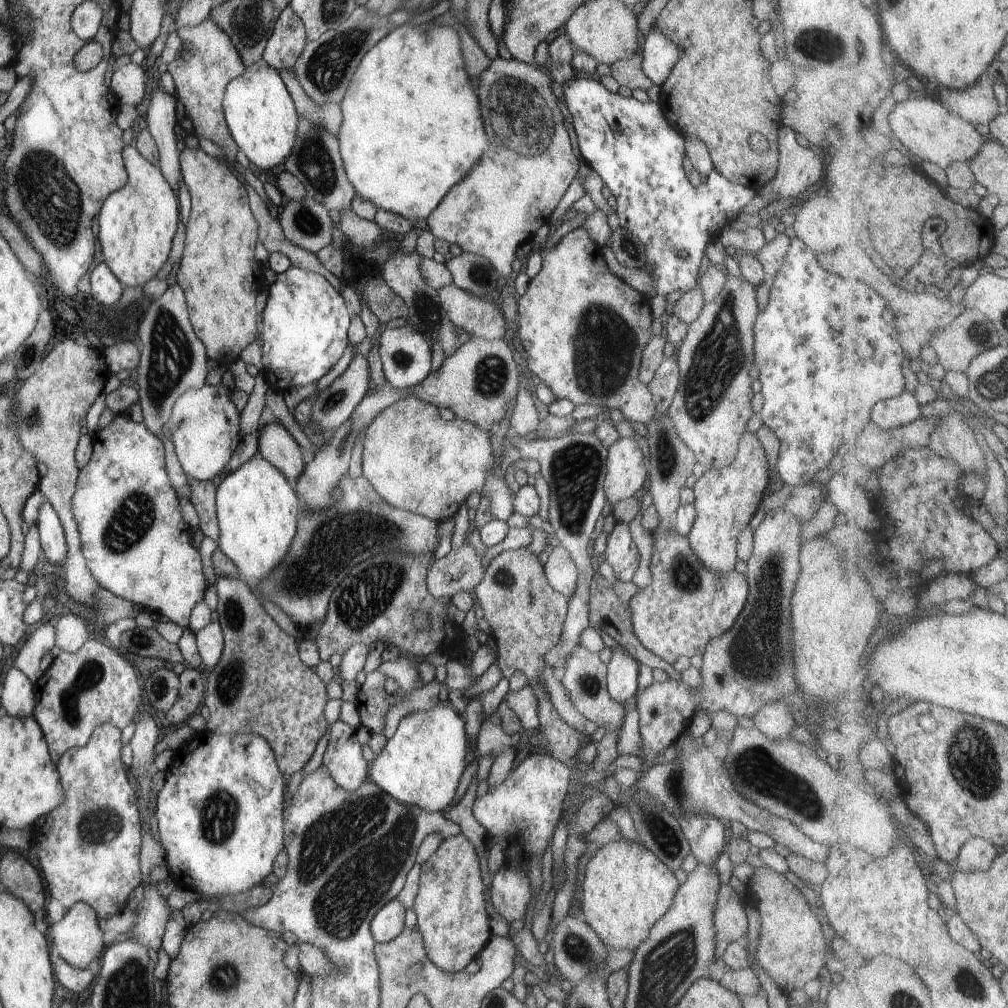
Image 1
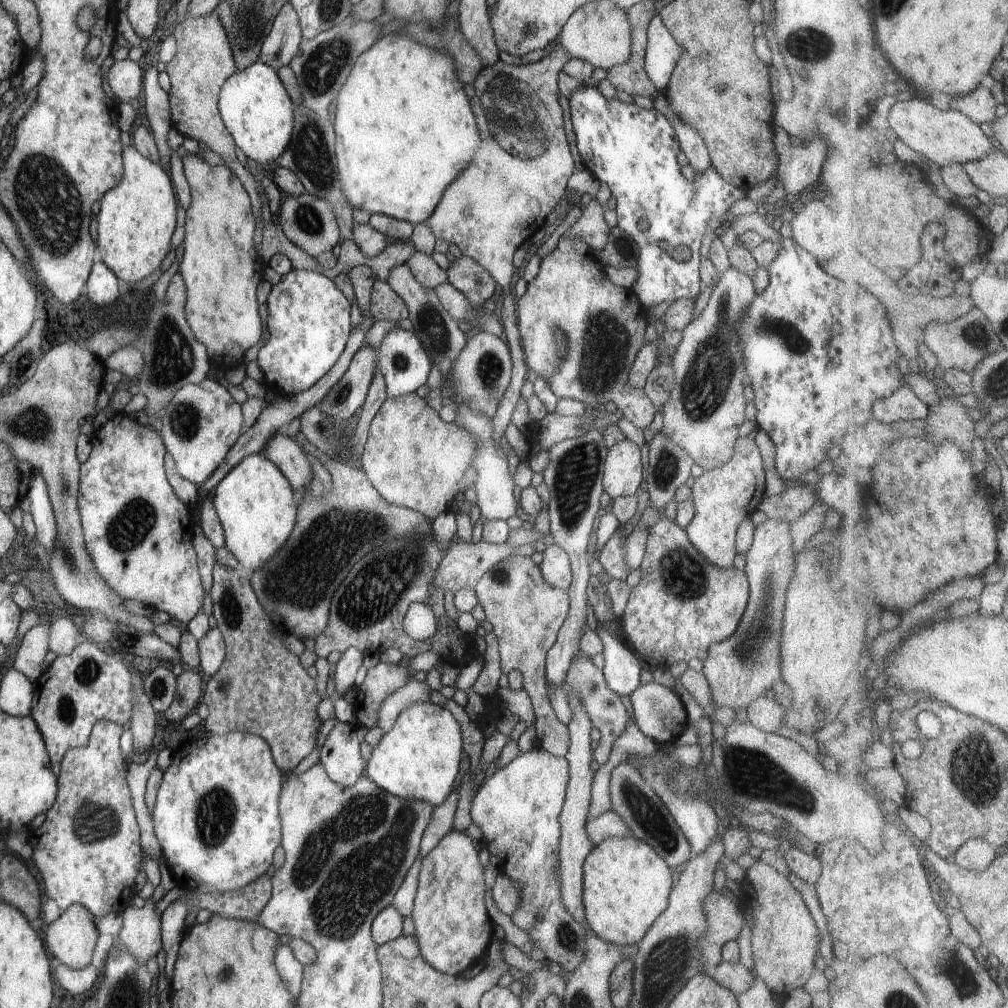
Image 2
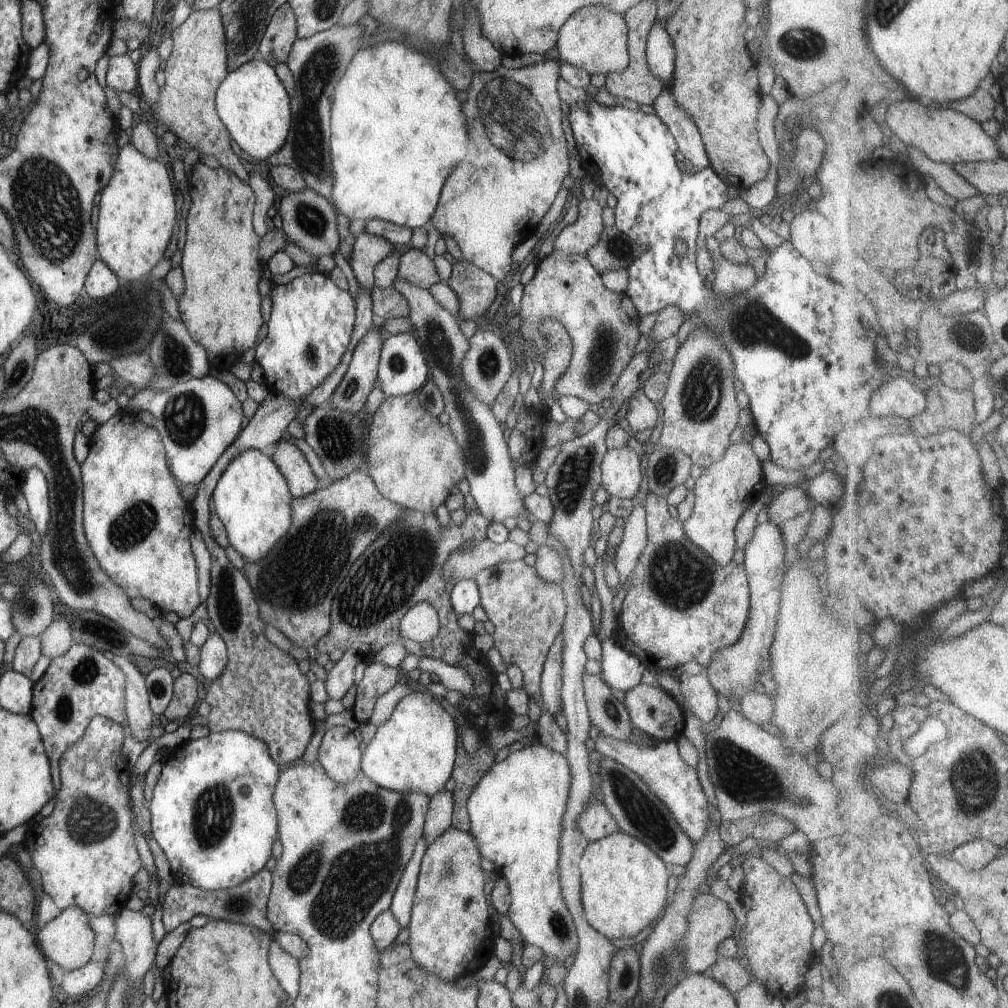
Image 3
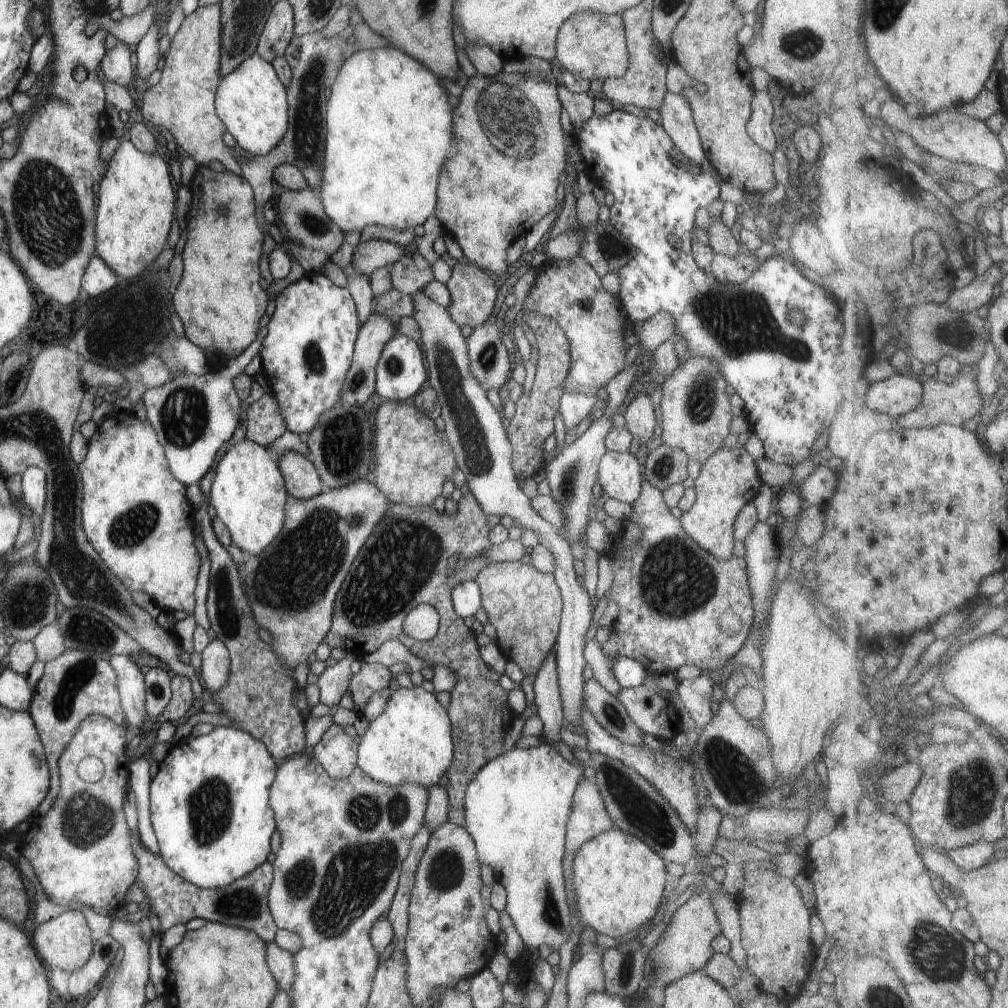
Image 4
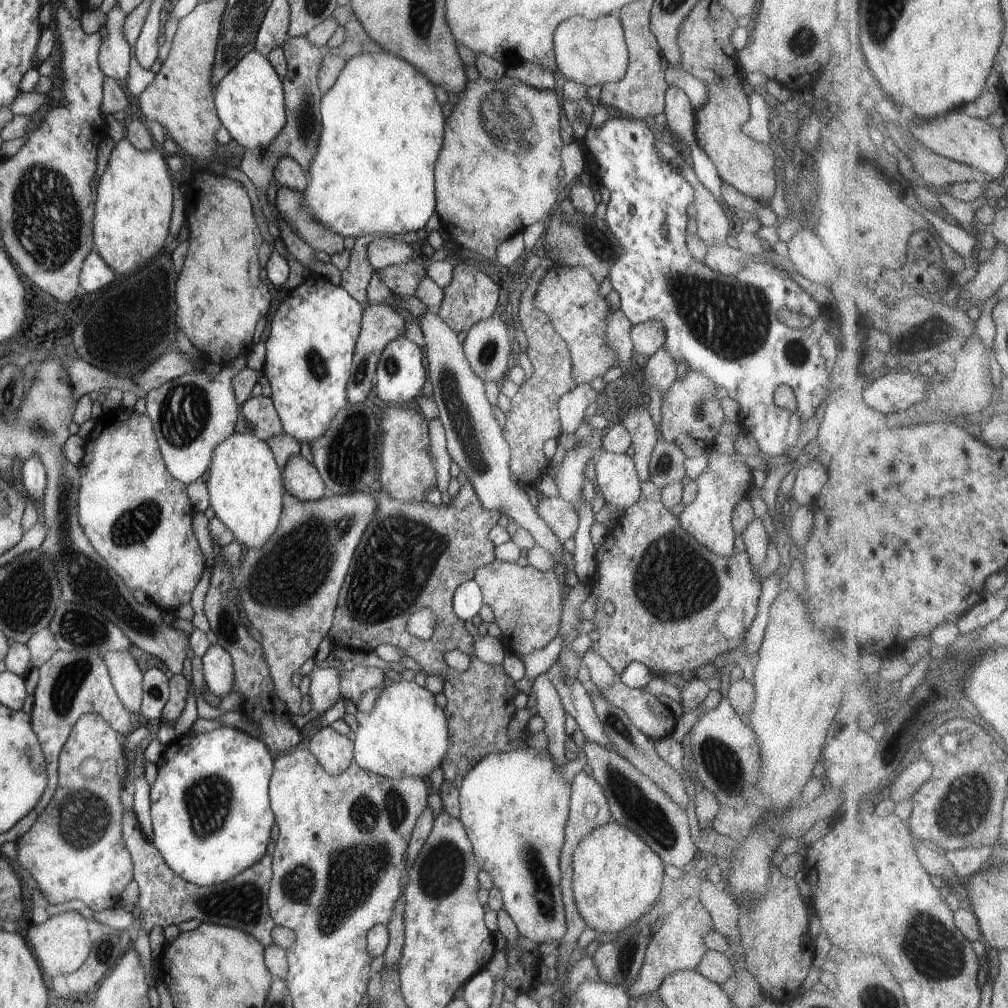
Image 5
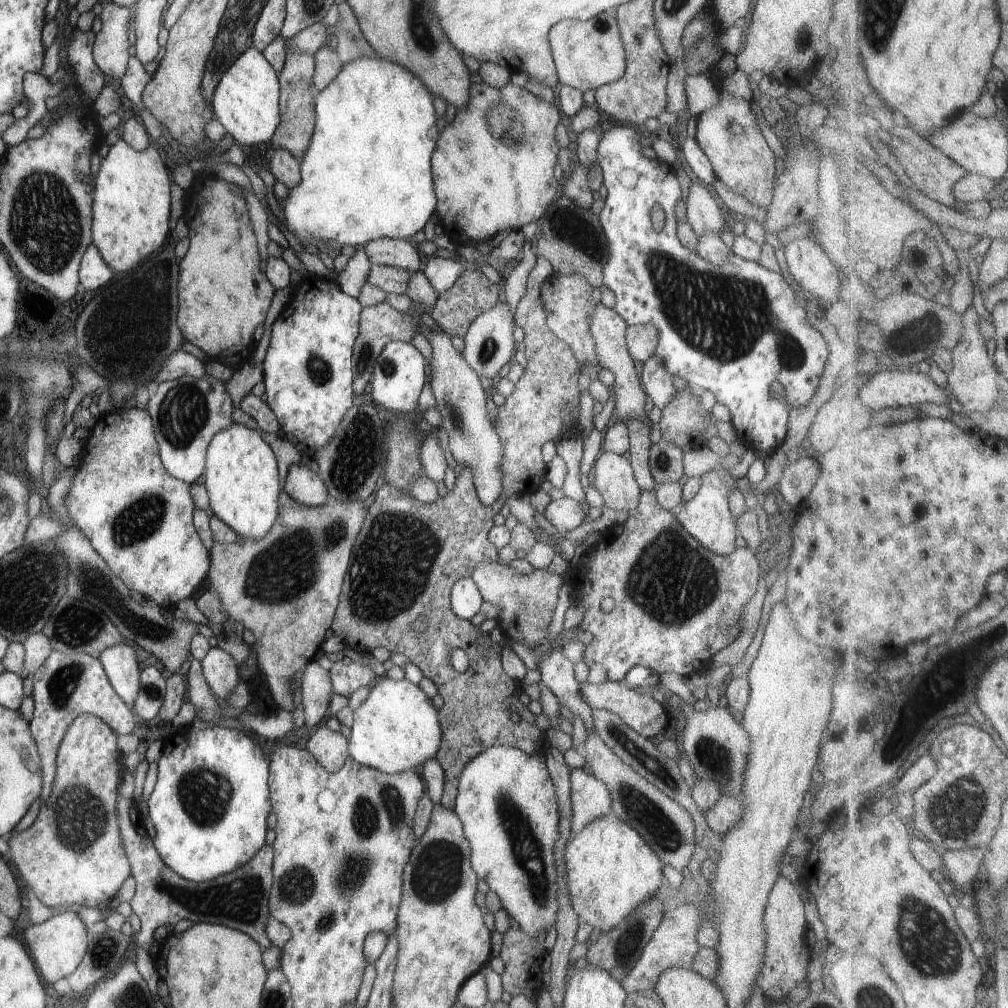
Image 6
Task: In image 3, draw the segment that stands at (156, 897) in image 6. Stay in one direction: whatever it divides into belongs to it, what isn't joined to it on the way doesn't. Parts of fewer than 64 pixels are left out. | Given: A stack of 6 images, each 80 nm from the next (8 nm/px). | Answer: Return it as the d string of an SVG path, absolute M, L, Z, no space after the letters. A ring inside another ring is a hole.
M263 867L251 878L244 880L241 884L226 889L215 889L205 891L199 887L193 887L187 882L174 883L168 891L159 899L162 908L161 920L164 932L171 932L182 922L189 921L196 914L207 915L209 919L219 919L227 923L246 924L272 936L273 930L270 922L266 919L266 902L272 885L272 873Z

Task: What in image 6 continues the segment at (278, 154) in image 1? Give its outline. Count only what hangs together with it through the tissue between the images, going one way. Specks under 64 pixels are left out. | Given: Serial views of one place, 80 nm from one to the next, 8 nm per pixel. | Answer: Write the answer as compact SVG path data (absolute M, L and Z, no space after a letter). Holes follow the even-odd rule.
M253 46L246 48L221 75L212 97L215 118L234 140L245 146L267 144L280 121L277 73Z

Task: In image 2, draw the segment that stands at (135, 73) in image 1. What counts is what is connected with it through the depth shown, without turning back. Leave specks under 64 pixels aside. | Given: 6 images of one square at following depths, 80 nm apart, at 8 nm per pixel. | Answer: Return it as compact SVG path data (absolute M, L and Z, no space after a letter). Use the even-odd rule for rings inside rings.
M129 59L113 61L106 75L111 92L120 103L137 98L142 88L143 73L142 68Z

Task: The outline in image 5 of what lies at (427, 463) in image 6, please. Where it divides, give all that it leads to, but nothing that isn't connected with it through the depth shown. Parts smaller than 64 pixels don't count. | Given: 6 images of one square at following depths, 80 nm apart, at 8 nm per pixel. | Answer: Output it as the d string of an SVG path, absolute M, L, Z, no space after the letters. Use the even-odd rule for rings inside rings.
M438 417L427 423L428 451L434 466L436 488L439 492L447 490L449 482L449 463L452 462L446 449L446 440L441 420Z

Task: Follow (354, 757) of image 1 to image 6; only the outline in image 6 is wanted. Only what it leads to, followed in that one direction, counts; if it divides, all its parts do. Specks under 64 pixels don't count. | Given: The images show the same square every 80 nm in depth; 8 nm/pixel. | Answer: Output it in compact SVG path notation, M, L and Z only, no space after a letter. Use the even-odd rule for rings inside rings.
M324 724L305 742L309 754L328 772L334 773L348 757L348 740Z

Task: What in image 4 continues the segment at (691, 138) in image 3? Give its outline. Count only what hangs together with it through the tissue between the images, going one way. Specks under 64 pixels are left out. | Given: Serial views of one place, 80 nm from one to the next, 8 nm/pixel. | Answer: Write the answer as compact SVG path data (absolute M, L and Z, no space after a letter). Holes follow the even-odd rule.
M666 92L658 108L658 123L682 154L684 161L699 165L706 156L694 125L689 103L679 94Z

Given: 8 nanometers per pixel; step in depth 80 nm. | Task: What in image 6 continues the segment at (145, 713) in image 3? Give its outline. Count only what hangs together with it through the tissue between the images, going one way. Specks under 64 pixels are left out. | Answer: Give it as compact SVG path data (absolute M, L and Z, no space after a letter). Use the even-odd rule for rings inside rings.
M121 642L102 650L98 659L113 690L131 708L139 692L140 670L135 652Z

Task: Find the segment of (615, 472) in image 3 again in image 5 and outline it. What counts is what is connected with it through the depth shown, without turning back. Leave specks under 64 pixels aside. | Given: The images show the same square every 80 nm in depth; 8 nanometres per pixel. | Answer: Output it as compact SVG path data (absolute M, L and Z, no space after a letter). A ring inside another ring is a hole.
M602 451L594 463L593 485L597 485L606 503L625 510L638 499L639 480L631 457Z

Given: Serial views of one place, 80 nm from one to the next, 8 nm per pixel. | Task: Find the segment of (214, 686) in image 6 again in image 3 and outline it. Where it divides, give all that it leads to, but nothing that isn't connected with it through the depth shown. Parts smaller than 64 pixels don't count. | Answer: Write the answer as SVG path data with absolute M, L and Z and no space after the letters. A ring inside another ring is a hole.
M214 631L207 635L205 642L198 649L200 659L195 671L200 673L201 679L214 681L228 659L225 643Z

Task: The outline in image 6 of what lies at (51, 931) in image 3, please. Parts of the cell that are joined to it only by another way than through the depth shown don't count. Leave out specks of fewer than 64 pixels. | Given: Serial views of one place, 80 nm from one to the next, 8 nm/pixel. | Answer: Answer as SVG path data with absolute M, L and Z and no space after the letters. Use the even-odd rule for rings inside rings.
M67 910L55 912L47 920L36 925L31 925L23 931L23 940L27 953L32 958L41 981L45 986L71 974L87 950L87 925L85 925L76 912Z

